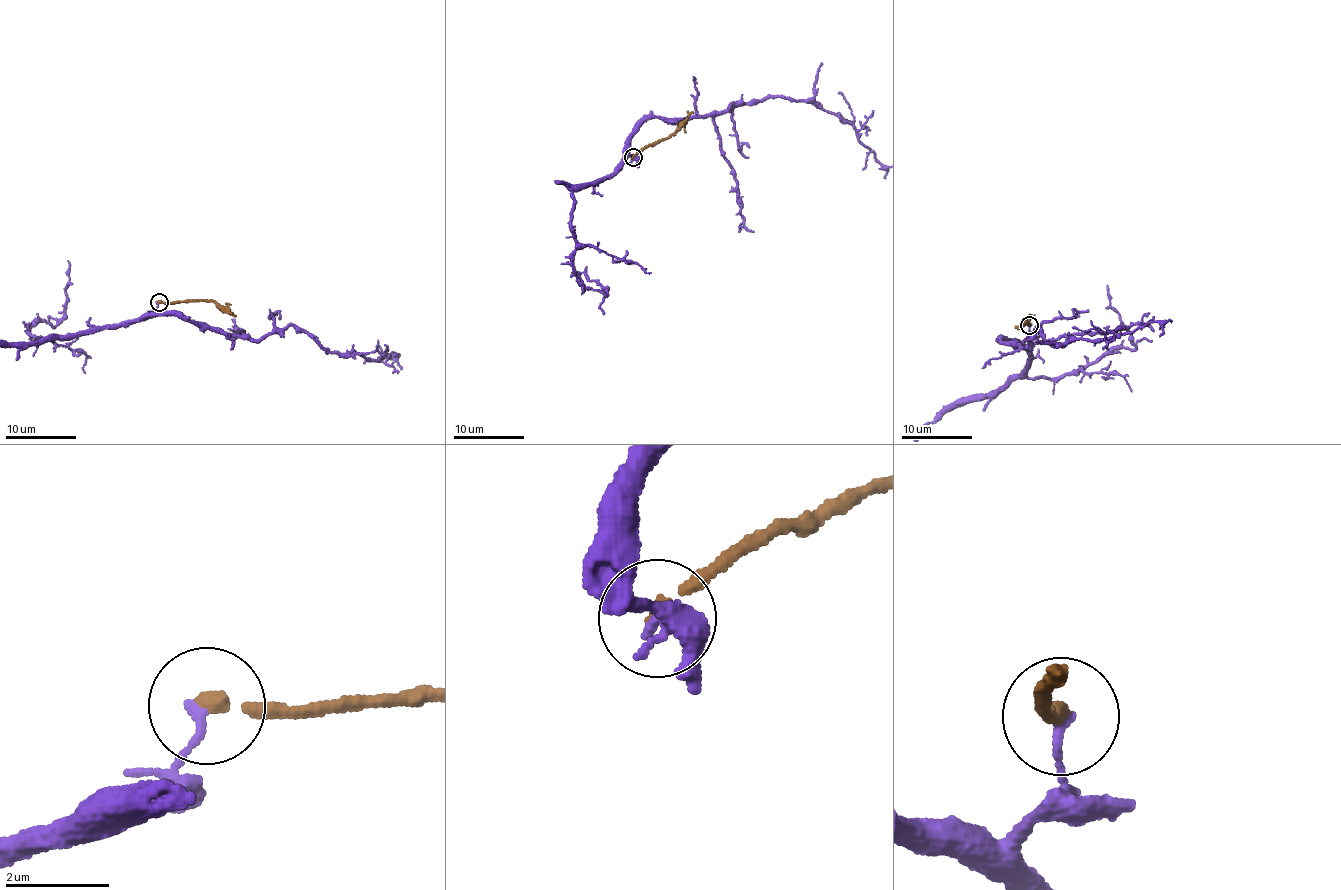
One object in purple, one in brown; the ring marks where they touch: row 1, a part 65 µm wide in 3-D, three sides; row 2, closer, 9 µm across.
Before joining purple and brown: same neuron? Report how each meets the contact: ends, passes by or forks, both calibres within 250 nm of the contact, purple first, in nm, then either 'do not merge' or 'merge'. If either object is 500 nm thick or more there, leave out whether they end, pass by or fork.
purple ends there; brown ends there; 160 nm thick on the purple side, 260 nm on the other; do not merge

